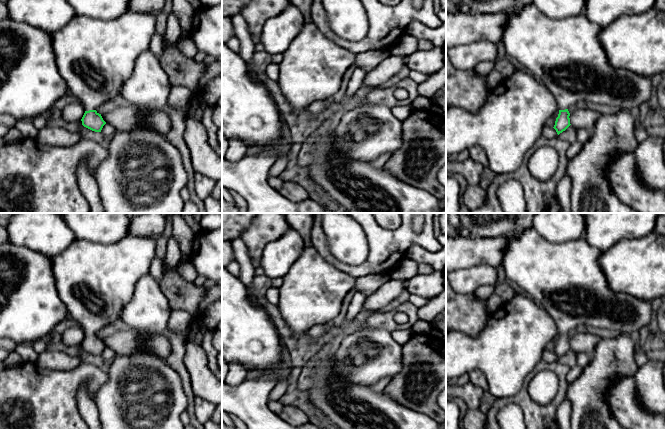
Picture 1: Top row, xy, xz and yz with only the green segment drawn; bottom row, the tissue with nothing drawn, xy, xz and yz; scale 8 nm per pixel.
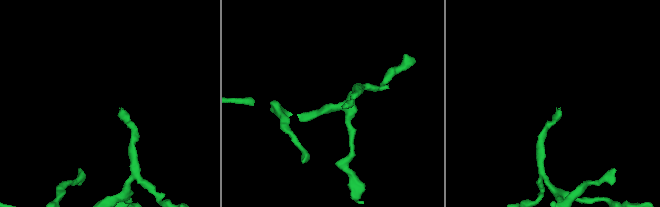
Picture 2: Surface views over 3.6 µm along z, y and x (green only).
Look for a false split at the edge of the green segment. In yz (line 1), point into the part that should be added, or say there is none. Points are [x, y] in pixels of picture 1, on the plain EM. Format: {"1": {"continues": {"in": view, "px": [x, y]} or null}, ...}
{"1": {"continues": {"in": "yz", "px": [565, 279]}}}

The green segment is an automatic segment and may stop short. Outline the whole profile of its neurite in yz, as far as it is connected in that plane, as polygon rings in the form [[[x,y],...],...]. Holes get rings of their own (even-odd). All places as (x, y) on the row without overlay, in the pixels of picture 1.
[[[530,227],[506,235],[507,247],[501,265],[506,276],[554,320],[559,331],[554,353],[559,359],[570,348],[568,332],[579,326],[600,333],[632,334],[639,332],[655,318],[650,301],[627,293],[614,292],[600,266],[603,251],[592,247],[581,237],[566,242],[550,242]]]

